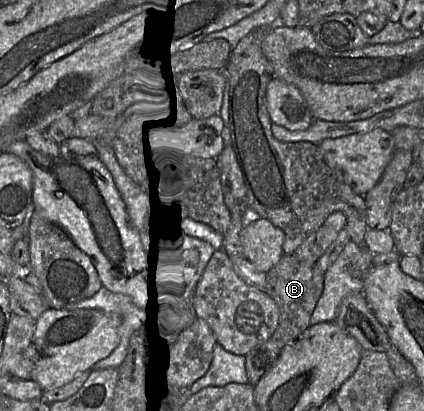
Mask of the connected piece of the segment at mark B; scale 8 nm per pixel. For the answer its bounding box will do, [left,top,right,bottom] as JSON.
[245,254,325,386]

